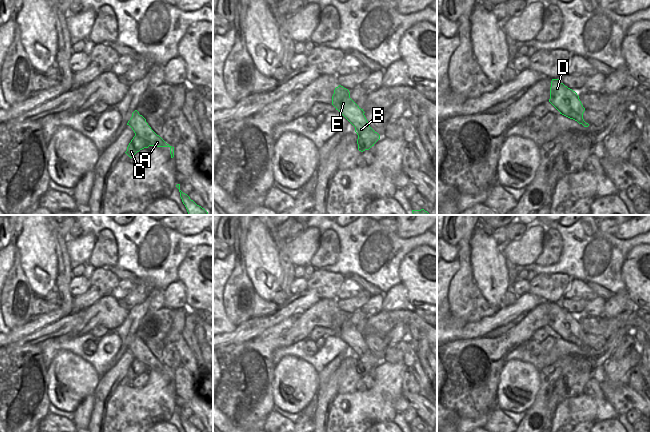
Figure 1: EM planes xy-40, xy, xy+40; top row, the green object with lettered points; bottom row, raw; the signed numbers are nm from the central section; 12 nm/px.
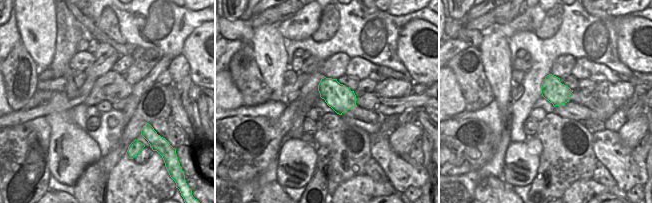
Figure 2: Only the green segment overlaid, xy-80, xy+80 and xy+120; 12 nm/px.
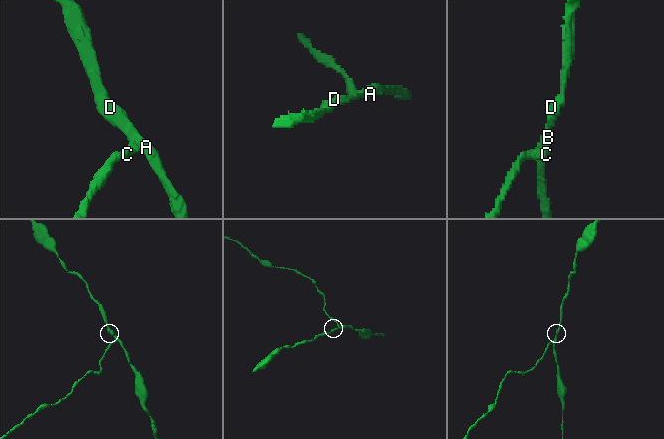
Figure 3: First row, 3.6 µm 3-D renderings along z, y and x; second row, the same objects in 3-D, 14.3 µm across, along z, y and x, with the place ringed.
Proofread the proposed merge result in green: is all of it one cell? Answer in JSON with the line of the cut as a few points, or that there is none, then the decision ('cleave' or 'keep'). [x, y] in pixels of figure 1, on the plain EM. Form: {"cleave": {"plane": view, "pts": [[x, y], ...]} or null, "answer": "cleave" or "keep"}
{"cleave": {"plane": "xy", "pts": [[358, 359], [368, 362], [374, 367]]}, "answer": "cleave"}

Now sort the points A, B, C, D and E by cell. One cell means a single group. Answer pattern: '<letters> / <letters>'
A B D E / C

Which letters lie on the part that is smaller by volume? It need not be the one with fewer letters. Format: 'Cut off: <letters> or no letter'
Cut off: C.

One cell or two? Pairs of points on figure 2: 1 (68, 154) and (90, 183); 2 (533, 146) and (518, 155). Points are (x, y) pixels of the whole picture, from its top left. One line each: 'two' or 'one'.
1: two
2: two

